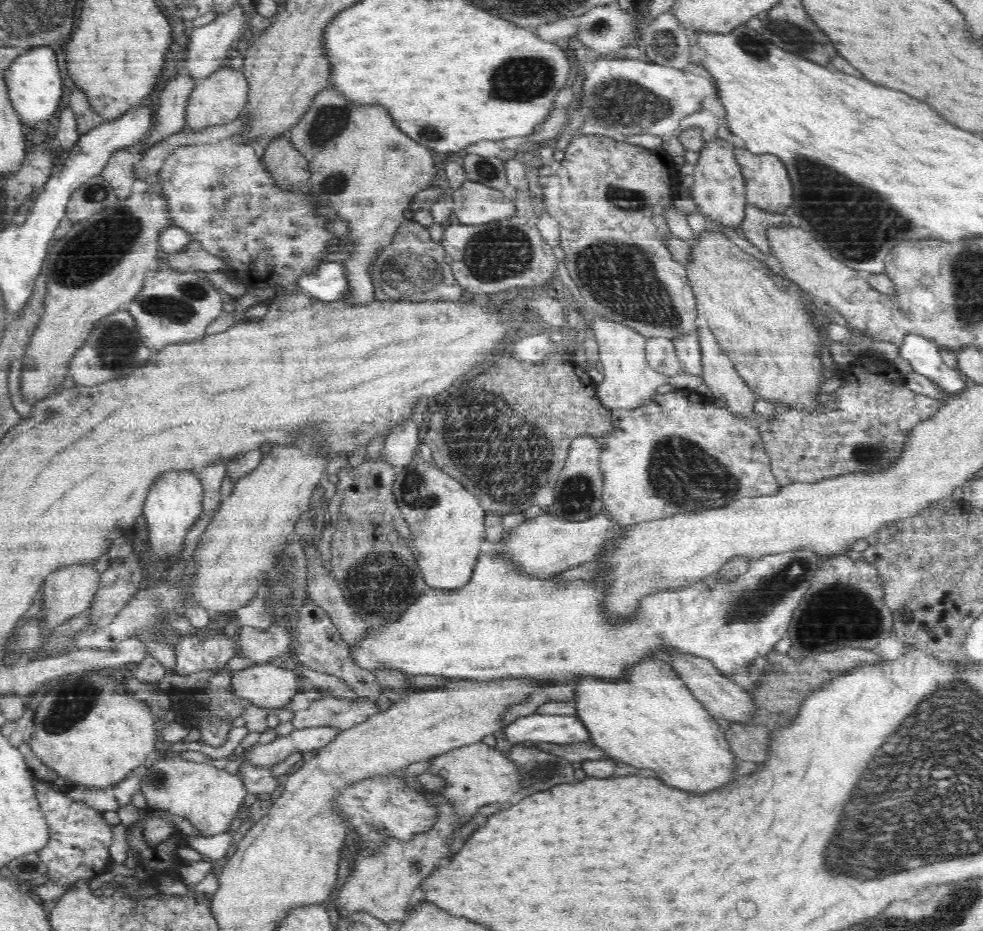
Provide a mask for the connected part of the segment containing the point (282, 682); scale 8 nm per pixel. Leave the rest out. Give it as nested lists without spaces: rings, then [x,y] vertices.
[[[269,662],[252,665],[233,675],[230,688],[258,707],[279,709],[290,702],[298,690],[300,676],[294,670],[276,668]]]

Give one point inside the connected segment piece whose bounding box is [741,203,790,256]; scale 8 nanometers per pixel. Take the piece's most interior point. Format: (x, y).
(756, 223)

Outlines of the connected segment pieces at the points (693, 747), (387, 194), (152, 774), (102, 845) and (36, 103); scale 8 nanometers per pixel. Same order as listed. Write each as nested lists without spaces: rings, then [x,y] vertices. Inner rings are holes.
[[[640,660],[636,666],[631,667],[629,672],[626,672],[626,676],[622,676],[622,680],[609,680],[602,678],[593,678],[590,676],[578,677],[572,680],[574,682],[574,703],[576,707],[576,716],[578,719],[588,727],[590,731],[591,742],[602,748],[605,754],[626,764],[635,766],[636,768],[648,768],[648,770],[654,770],[658,774],[658,778],[664,780],[666,786],[672,786],[672,788],[680,788],[680,790],[686,790],[686,792],[692,792],[692,794],[706,794],[706,792],[714,792],[726,784],[730,784],[734,778],[738,776],[734,775],[734,764],[738,762],[734,757],[734,753],[730,751],[730,744],[726,741],[724,736],[724,730],[720,728],[720,725],[716,723],[715,717],[713,717],[704,705],[694,697],[693,692],[686,687],[686,683],[682,681],[681,677],[674,672],[671,664],[664,664],[661,660]]]
[[[334,88],[318,91],[309,109],[303,114],[296,126],[290,130],[289,140],[308,159],[310,171],[310,191],[318,199],[318,205],[330,206],[336,210],[338,221],[348,223],[348,232],[343,243],[351,244],[351,250],[344,265],[344,277],[350,281],[350,292],[344,300],[332,302],[338,305],[354,305],[370,303],[374,299],[374,285],[370,278],[372,262],[379,252],[391,243],[399,224],[407,217],[407,208],[413,196],[433,186],[436,176],[434,158],[428,148],[408,138],[402,130],[398,130],[390,118],[390,114],[382,106],[362,106],[350,104],[345,96]]]
[[[169,753],[153,757],[133,774],[140,775],[140,792],[145,796],[149,808],[162,809],[188,820],[204,836],[222,832],[231,833],[234,817],[239,813],[246,798],[245,781],[240,774],[228,774],[208,766],[208,761],[196,763]]]
[[[36,780],[35,784],[35,793],[38,799],[38,802],[40,803],[40,808],[42,809],[42,813],[44,814],[45,820],[47,821],[48,827],[49,827],[49,842],[48,845],[45,848],[42,848],[41,851],[39,851],[37,854],[38,857],[40,857],[40,860],[46,864],[46,867],[48,867],[47,870],[47,881],[44,882],[40,887],[37,887],[35,890],[35,898],[39,900],[40,903],[43,902],[54,902],[54,900],[58,900],[58,897],[61,897],[65,893],[66,887],[69,885],[72,886],[75,884],[75,881],[82,881],[83,879],[86,879],[86,881],[92,882],[93,879],[95,879],[100,874],[106,872],[106,867],[108,864],[110,864],[111,858],[110,858],[110,846],[112,846],[112,826],[108,825],[103,817],[103,813],[97,812],[95,809],[92,809],[91,807],[88,807],[86,803],[82,803],[80,801],[75,801],[72,798],[69,798],[68,796],[64,795],[64,791],[55,790],[53,789],[48,782],[42,781],[42,780]]]
[[[30,48],[30,52],[14,59],[14,62],[2,70],[9,99],[21,118],[24,127],[45,126],[47,121],[56,114],[62,100],[62,75],[58,69],[54,50],[50,48]]]

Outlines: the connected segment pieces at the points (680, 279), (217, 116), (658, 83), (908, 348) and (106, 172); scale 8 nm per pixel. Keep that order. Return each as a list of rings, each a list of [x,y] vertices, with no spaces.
[[[573,136],[569,146],[564,149],[563,160],[551,160],[539,167],[539,183],[543,187],[545,212],[550,214],[552,218],[555,218],[558,221],[558,225],[560,225],[560,244],[566,254],[564,264],[572,281],[578,287],[582,298],[584,298],[586,308],[591,314],[602,316],[606,320],[611,320],[634,329],[635,332],[638,332],[646,339],[662,337],[670,341],[678,340],[678,338],[686,335],[695,334],[700,323],[697,316],[696,297],[694,296],[693,288],[690,287],[686,267],[683,263],[672,259],[672,253],[670,253],[666,243],[664,243],[668,236],[673,235],[670,227],[668,227],[668,223],[666,223],[666,219],[664,219],[664,210],[668,206],[674,206],[674,200],[678,200],[679,192],[683,189],[682,179],[683,175],[679,172],[678,162],[673,161],[663,150],[647,149],[638,145],[616,142],[616,140],[606,136]]]
[[[222,66],[208,78],[200,78],[195,82],[186,107],[185,128],[199,131],[214,125],[224,124],[238,118],[249,100],[249,88],[242,70]]]
[[[604,56],[593,61],[582,78],[580,93],[579,118],[584,120],[596,118],[606,128],[614,128],[623,135],[652,135],[666,138],[676,133],[680,120],[689,114],[694,114],[702,108],[704,98],[718,95],[712,78],[704,78],[686,70],[679,70],[670,65],[645,62],[640,59],[618,59]]]
[[[910,335],[902,339],[902,342],[899,356],[912,365],[914,373],[928,377],[946,395],[956,395],[967,388],[967,377],[944,364],[939,347],[933,341]]]
[[[120,148],[108,159],[101,172],[119,200],[128,198],[134,192],[132,186],[135,181],[134,164],[137,157],[138,155],[129,148]]]

